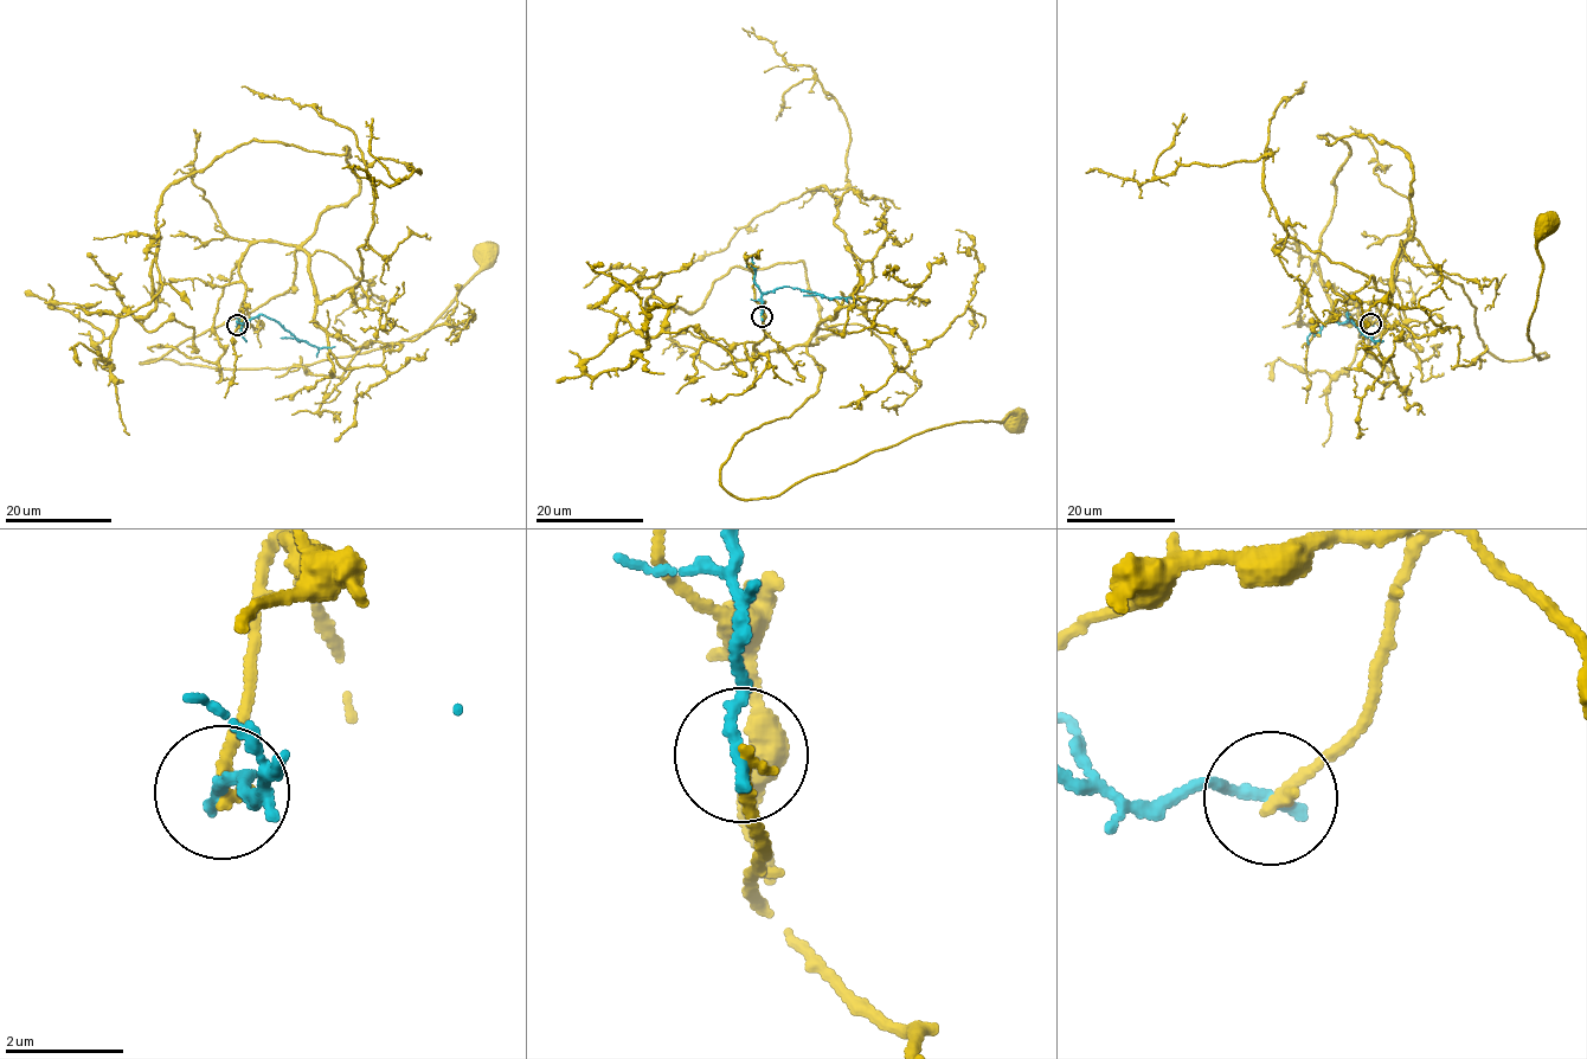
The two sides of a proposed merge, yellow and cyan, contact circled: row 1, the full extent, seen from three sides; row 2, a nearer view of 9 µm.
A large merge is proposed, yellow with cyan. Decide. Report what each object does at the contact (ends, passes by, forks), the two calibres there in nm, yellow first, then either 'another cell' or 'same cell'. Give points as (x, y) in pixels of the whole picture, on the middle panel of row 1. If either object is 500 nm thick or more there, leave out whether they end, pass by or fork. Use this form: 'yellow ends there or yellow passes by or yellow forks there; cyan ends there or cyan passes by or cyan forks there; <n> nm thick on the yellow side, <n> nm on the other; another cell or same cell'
yellow ends there; cyan ends there; 200 nm thick on the yellow side, 240 nm on the other; another cell

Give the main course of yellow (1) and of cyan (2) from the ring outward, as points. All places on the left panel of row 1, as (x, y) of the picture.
1: (237, 326), (242, 254), (296, 246), (291, 287), (140, 364), (290, 368), (397, 345), (428, 329), (484, 254)
2: (237, 326), (262, 315), (280, 323), (302, 341), (316, 347), (334, 346)

